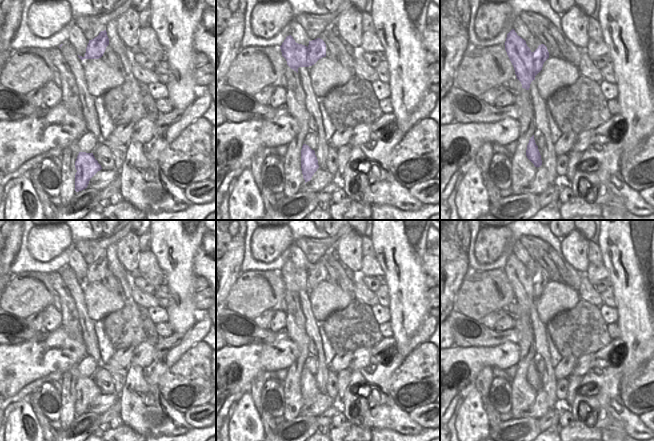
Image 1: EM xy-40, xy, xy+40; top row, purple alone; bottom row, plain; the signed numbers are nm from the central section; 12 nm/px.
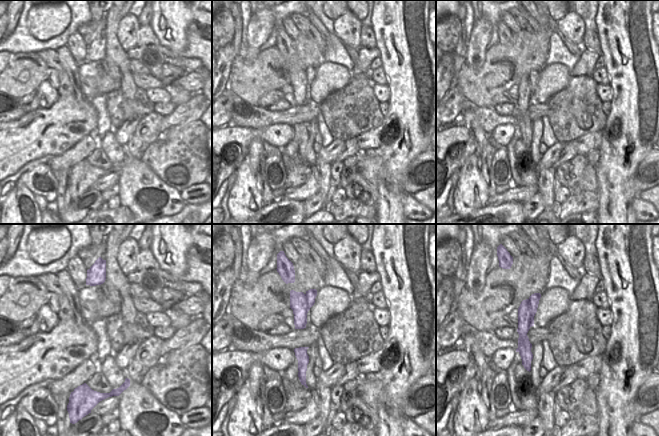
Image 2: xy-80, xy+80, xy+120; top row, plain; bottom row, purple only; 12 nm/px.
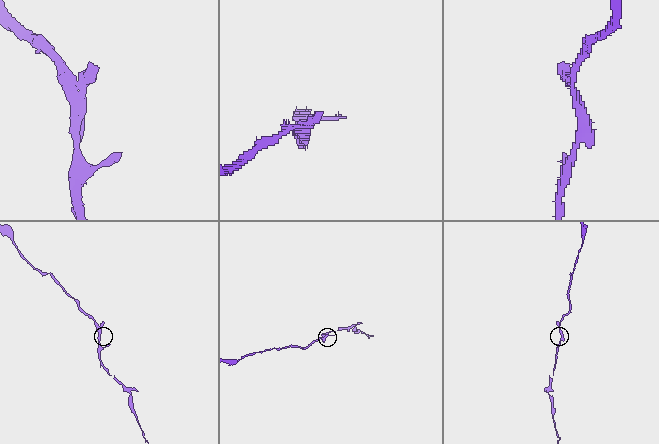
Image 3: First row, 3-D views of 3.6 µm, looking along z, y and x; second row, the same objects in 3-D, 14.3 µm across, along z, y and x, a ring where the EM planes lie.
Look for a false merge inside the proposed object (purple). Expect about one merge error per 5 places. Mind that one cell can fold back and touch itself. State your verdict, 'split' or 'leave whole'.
leave whole

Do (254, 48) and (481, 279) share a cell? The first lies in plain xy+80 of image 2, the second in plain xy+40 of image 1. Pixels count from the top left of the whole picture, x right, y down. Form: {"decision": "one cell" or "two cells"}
{"decision": "two cells"}

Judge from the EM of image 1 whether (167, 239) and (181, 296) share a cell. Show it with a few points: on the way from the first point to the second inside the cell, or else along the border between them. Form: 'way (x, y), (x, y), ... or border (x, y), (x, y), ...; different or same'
way (175, 253), (181, 282); same

